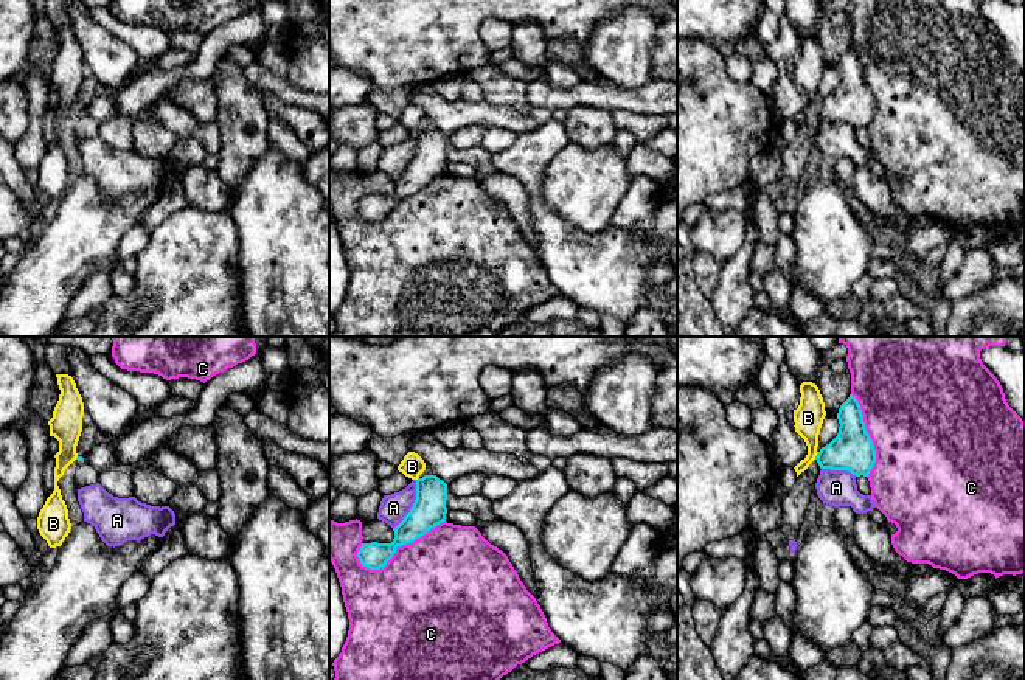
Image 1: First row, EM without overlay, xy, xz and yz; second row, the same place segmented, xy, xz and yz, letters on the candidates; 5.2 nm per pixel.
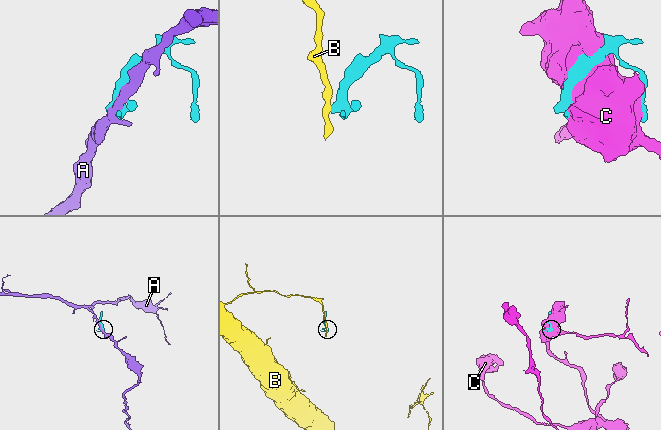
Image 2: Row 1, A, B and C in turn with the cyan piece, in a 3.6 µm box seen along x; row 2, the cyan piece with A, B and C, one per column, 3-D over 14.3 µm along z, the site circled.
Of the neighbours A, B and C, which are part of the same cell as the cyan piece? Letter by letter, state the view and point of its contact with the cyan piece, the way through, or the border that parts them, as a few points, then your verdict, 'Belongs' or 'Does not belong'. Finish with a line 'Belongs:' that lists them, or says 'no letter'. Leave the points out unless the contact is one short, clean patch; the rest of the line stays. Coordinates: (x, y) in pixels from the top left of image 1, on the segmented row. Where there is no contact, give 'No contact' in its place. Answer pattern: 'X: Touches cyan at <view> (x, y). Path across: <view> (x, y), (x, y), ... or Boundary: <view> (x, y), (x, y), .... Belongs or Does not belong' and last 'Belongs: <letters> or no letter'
A: Touches cyan at xz (413, 505). Does not belong
B: Touches cyan at yz (817, 455). Boundary: yz (819, 452), (814, 458). Does not belong
C: Touches cyan at xz (396, 547). Does not belong
Belongs: no letter

